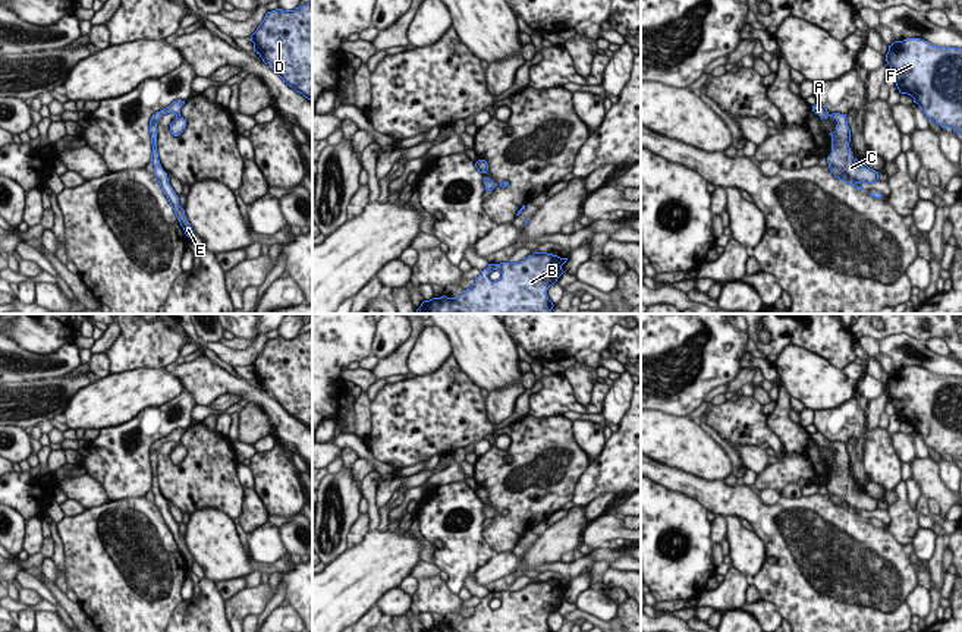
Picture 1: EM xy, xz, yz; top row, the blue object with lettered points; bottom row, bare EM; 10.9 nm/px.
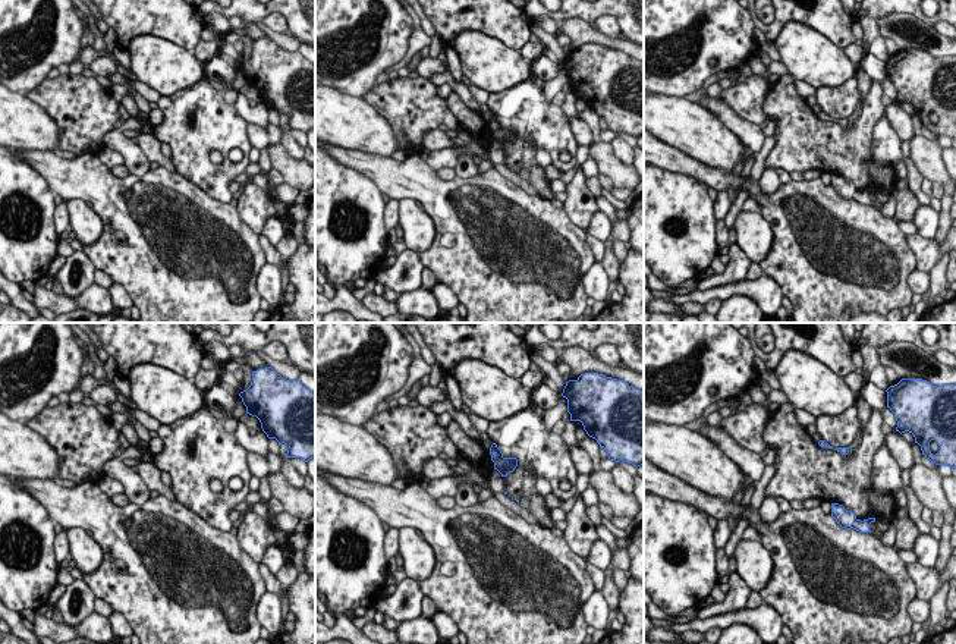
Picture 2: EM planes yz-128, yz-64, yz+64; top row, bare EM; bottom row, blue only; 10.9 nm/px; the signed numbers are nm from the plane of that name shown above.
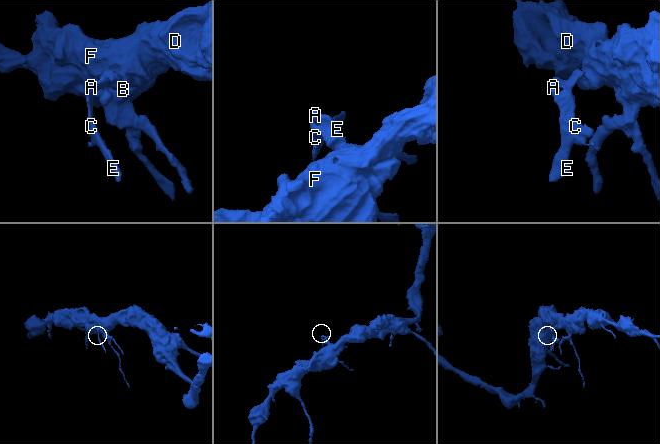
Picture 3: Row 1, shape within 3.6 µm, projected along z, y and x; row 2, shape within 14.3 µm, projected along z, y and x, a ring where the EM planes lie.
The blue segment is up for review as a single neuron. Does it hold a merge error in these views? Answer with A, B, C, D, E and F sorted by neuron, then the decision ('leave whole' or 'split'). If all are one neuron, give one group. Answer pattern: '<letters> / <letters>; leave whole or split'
A B C D E F; leave whole

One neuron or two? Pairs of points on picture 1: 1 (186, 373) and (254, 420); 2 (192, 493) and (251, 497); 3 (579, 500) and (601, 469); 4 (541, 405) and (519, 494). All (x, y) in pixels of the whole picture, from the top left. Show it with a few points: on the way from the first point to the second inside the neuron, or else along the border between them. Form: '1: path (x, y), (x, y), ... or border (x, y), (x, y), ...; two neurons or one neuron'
1: border (248, 401), (261, 409), (272, 427); two neurons
2: border (244, 489), (242, 511), (238, 518); two neurons
3: path (584, 493), (599, 477); one neuron
4: border (528, 414), (535, 417), (562, 415); two neurons

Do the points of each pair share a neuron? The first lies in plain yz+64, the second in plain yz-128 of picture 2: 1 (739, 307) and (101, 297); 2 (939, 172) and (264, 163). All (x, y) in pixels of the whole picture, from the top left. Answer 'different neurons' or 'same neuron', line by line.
1: same neuron
2: different neurons

